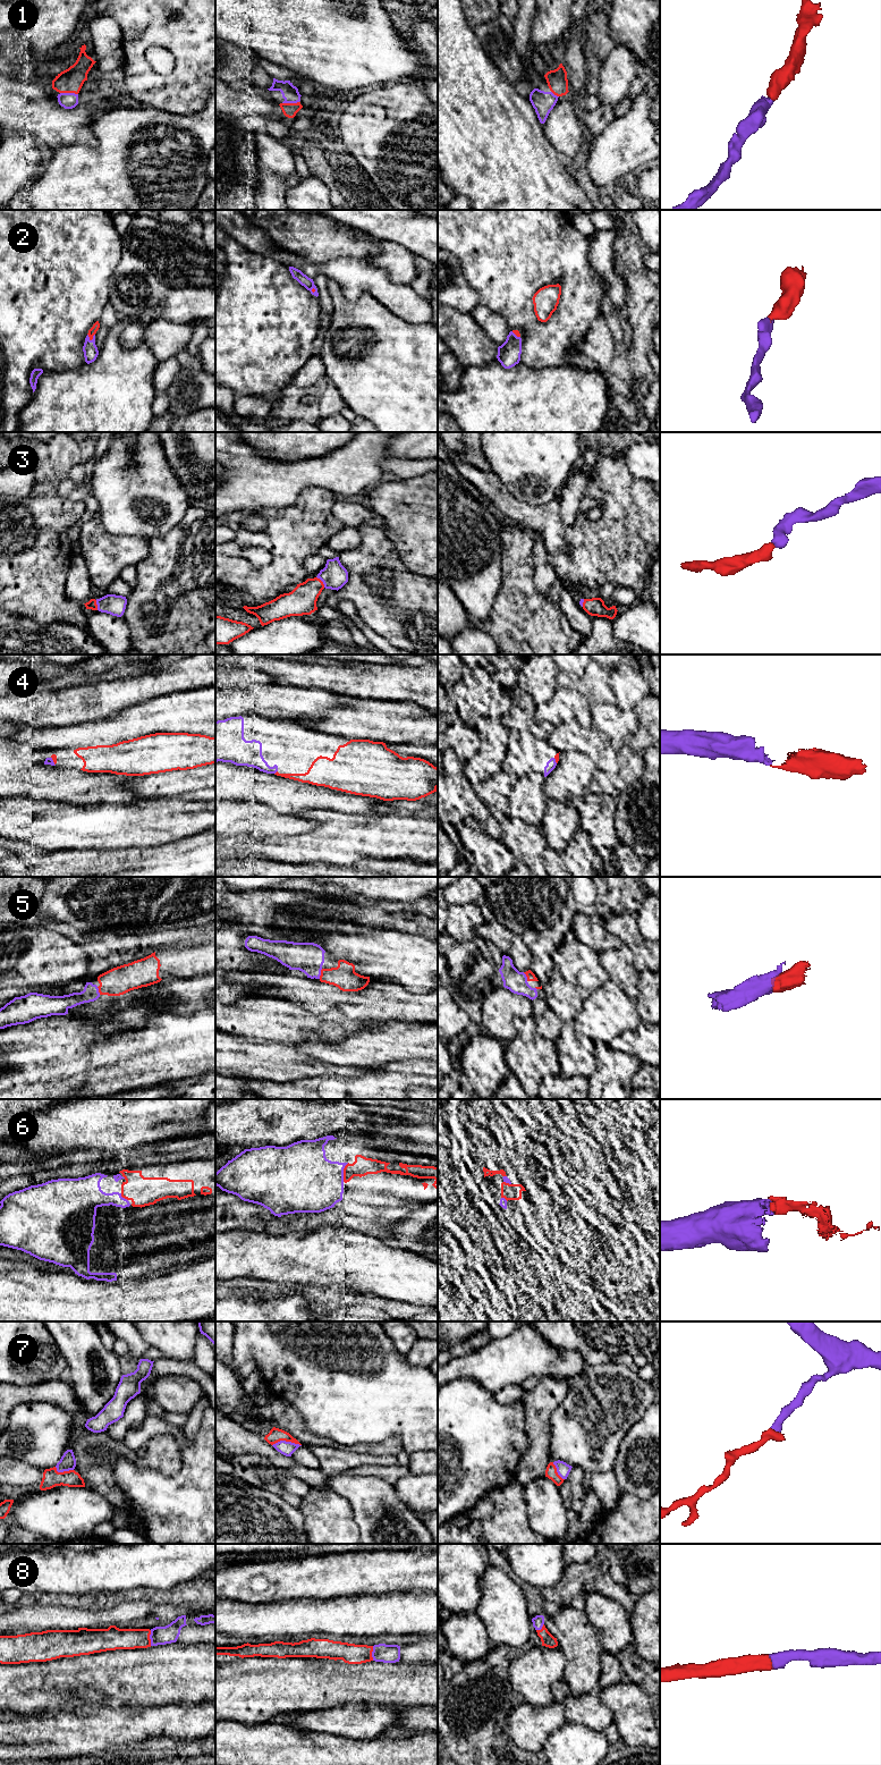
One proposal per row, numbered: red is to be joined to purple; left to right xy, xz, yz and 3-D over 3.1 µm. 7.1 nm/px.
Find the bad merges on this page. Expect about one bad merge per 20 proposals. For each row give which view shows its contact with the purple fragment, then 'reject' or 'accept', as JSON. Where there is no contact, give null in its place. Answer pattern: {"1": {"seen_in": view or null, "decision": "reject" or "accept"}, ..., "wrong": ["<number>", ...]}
{"1": {"seen_in": "xy", "decision": "accept"}, "2": {"seen_in": "xy", "decision": "accept"}, "3": {"seen_in": "xz", "decision": "accept"}, "4": {"seen_in": "xz", "decision": "accept"}, "5": {"seen_in": "xz", "decision": "accept"}, "6": {"seen_in": "xz", "decision": "accept"}, "7": {"seen_in": "xz", "decision": "accept"}, "8": {"seen_in": "xy", "decision": "accept"}, "wrong": []}

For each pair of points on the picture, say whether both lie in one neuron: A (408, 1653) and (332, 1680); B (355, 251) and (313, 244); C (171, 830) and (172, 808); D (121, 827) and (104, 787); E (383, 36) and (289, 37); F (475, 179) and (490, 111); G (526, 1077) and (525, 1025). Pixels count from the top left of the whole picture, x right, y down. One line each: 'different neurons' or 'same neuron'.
A: different neurons
B: same neuron
C: same neuron
D: different neurons
E: same neuron
F: same neuron
G: same neuron

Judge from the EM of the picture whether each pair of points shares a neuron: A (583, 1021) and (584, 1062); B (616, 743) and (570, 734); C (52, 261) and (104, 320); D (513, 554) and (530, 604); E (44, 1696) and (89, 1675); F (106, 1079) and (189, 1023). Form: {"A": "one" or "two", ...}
{"A": "two", "B": "two", "C": "two", "D": "one", "E": "one", "F": "one"}

